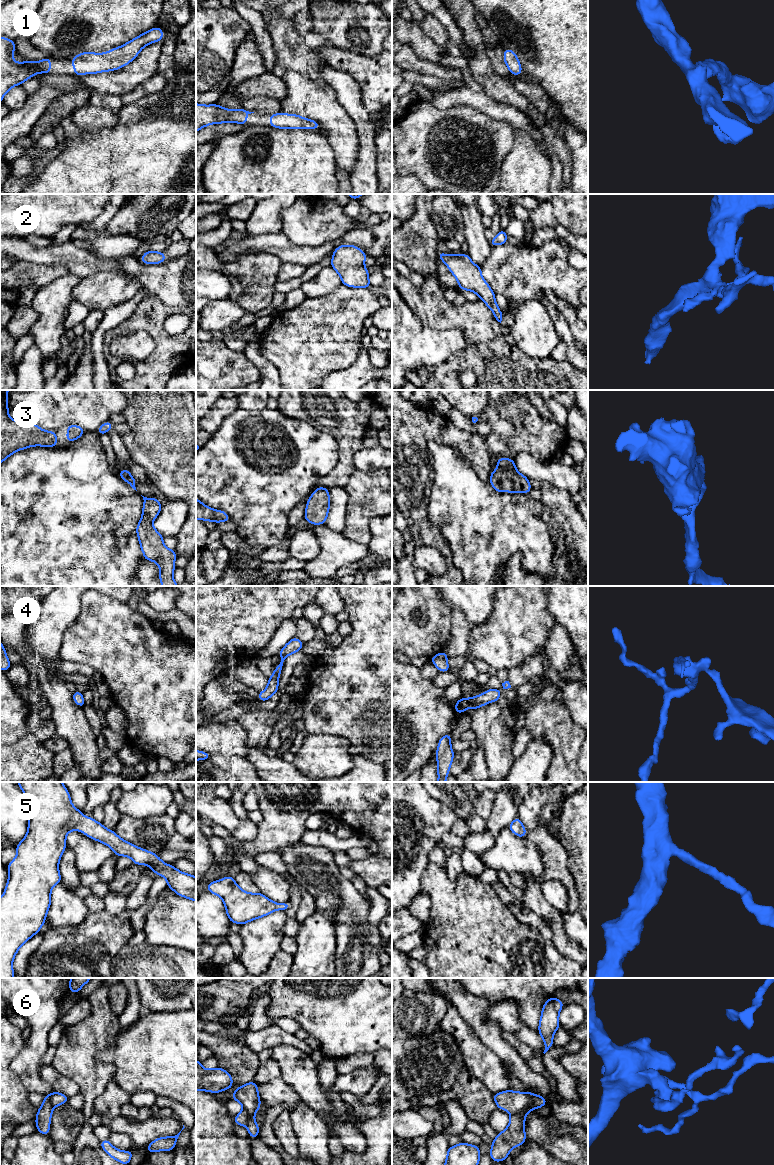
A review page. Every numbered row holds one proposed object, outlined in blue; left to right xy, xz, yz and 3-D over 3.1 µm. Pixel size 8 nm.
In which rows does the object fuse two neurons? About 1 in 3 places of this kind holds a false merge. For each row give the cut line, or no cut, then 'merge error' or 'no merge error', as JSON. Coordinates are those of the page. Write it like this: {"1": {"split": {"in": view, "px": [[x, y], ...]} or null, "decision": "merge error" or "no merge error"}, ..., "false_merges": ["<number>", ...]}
{"1": {"split": null, "decision": "no merge error"}, "2": {"split": null, "decision": "no merge error"}, "3": {"split": null, "decision": "no merge error"}, "4": {"split": null, "decision": "no merge error"}, "5": {"split": null, "decision": "no merge error"}, "6": {"split": {"in": "yz", "px": [[536, 1106], [529, 1105], [511, 1113]]}, "decision": "merge error"}, "false_merges": ["6"]}

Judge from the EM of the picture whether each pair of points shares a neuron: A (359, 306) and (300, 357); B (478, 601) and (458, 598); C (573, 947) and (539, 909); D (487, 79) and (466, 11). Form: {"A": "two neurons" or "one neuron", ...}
{"A": "one neuron", "B": "one neuron", "C": "one neuron", "D": "one neuron"}

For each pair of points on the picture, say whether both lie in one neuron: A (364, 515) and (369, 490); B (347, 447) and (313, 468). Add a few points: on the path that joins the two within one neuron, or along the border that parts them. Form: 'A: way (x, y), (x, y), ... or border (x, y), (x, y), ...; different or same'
A: way (364, 509), (364, 504), (369, 496); same
B: border (326, 432), (337, 445), (337, 463), (327, 474); different

